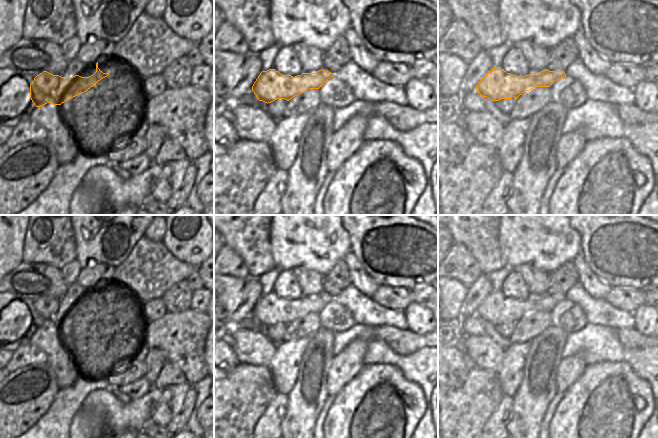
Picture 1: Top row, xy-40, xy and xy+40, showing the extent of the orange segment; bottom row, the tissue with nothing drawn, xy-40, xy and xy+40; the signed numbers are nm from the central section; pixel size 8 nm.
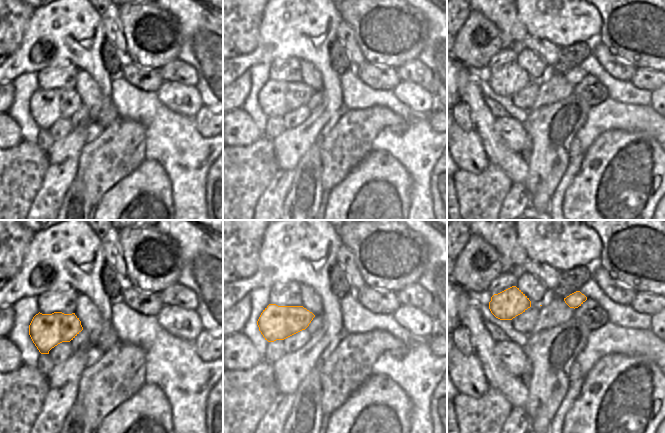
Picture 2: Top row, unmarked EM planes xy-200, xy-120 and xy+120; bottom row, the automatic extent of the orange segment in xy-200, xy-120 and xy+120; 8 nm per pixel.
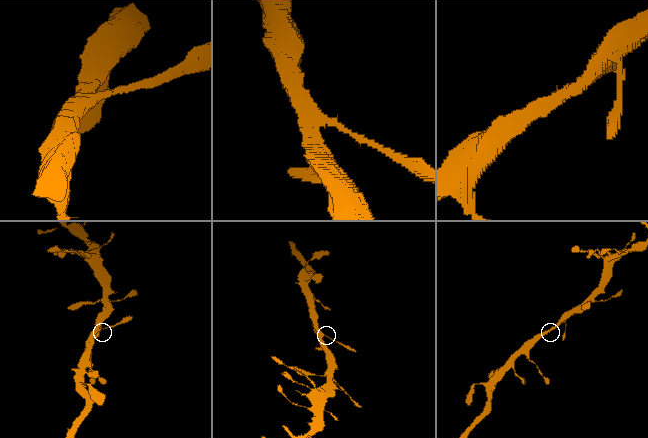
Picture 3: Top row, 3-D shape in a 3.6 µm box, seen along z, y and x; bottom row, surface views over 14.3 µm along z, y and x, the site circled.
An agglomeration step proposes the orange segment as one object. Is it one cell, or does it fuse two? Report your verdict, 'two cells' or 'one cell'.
one cell

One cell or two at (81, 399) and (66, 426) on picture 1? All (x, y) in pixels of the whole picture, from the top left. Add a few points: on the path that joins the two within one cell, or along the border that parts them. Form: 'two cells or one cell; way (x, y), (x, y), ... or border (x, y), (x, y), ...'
one cell; way (78, 406), (71, 419)

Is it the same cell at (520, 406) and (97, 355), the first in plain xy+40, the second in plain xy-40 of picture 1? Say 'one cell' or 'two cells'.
one cell

